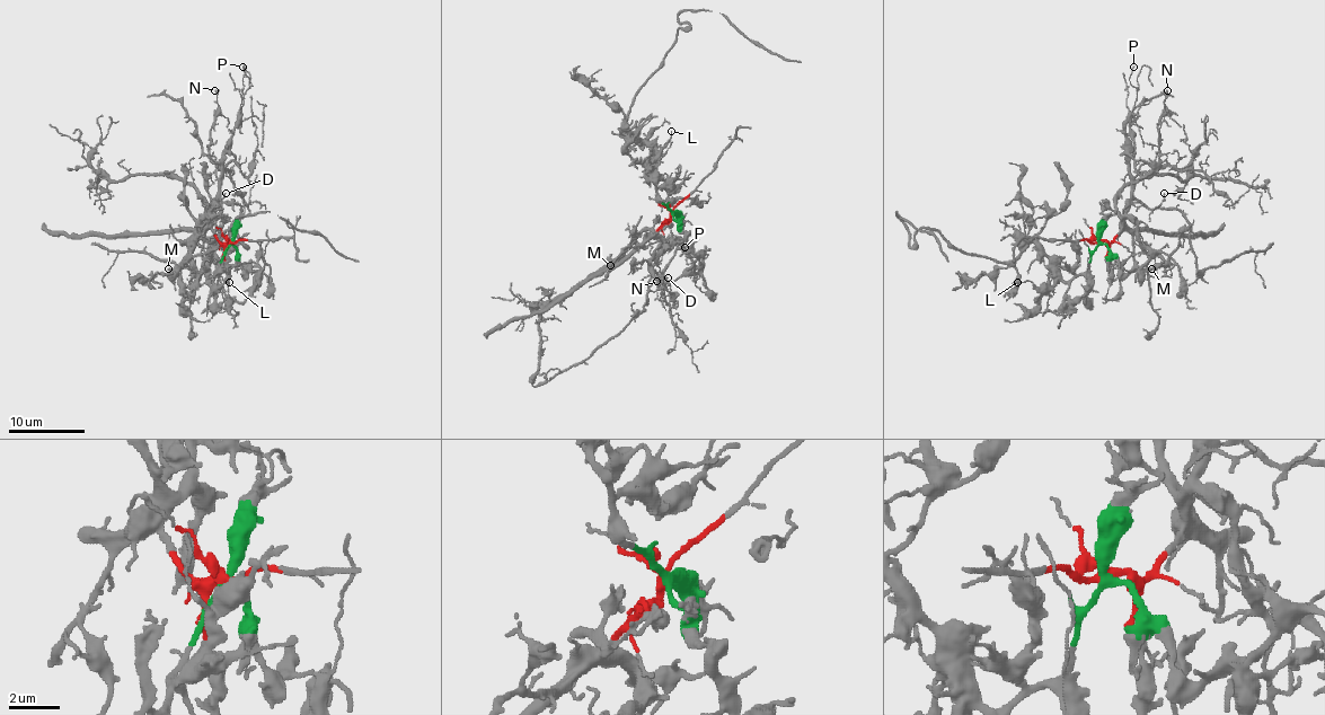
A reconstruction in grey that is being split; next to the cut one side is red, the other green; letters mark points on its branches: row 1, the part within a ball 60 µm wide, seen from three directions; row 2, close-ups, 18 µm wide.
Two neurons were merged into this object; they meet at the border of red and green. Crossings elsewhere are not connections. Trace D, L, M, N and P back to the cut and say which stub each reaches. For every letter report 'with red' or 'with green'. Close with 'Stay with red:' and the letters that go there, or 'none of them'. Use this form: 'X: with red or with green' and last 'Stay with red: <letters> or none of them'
D: with red
L: with green
M: with red
N: with red
P: with red
Stay with red: D, M, N, P

